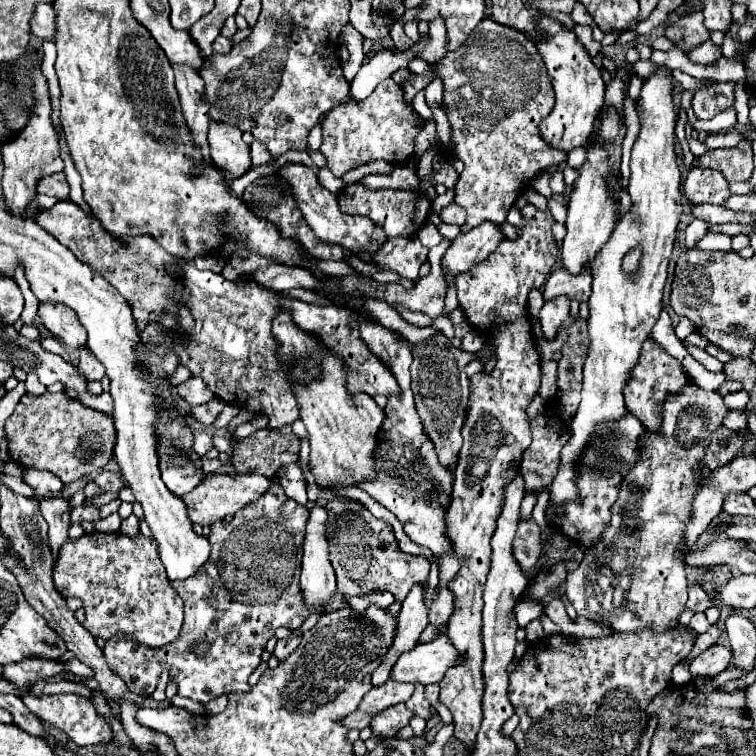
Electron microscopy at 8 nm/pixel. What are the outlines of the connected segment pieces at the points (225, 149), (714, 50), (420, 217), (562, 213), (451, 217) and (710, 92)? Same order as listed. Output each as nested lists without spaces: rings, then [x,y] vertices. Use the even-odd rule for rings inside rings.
[[[211,122],[209,126],[211,160],[219,170],[233,174],[233,178],[239,178],[253,168],[249,144],[241,140],[241,134],[243,132],[235,126],[217,122]]]
[[[707,40],[705,44],[701,44],[701,46],[697,46],[691,54],[689,54],[689,60],[693,60],[693,62],[697,62],[697,64],[713,64],[713,62],[717,62],[719,60],[719,56],[721,56],[721,46],[719,44],[713,44],[711,40]]]
[[[363,184],[345,186],[337,194],[337,200],[343,214],[369,214],[375,224],[383,226],[387,238],[415,236],[417,230],[427,222],[427,214],[431,208],[431,202],[421,190],[371,190]]]
[[[550,198],[548,199],[548,207],[556,222],[565,222],[567,217],[567,209],[562,203]]]
[[[449,204],[445,206],[441,212],[439,212],[439,218],[445,222],[445,224],[457,224],[457,226],[463,226],[465,224],[465,212],[459,204]]]
[[[717,82],[695,94],[691,102],[697,118],[709,120],[715,114],[733,106],[733,82]]]

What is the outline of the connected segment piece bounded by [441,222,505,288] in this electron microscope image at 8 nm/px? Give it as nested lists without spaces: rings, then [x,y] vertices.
[[[489,222],[473,228],[473,232],[459,234],[451,242],[451,246],[447,248],[447,252],[443,254],[443,260],[441,260],[441,268],[445,272],[447,288],[451,286],[447,274],[457,276],[461,272],[467,272],[469,268],[473,268],[475,264],[485,260],[499,246],[499,242],[503,238],[505,236],[499,232],[499,226],[489,224]]]

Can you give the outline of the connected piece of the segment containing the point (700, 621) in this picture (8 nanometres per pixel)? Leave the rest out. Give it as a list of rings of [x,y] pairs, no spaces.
[[[695,612],[693,614],[693,618],[691,618],[691,622],[689,622],[689,628],[693,630],[693,632],[697,632],[697,634],[703,634],[703,632],[707,632],[709,630],[709,622],[707,622],[707,618],[705,618],[705,614],[703,612]]]

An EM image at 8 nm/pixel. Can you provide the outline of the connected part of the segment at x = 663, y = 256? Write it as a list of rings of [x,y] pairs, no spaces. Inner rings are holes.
[[[657,72],[655,76],[651,76],[641,90],[641,100],[639,100],[639,108],[641,108],[641,132],[637,136],[637,142],[633,146],[633,154],[631,154],[631,180],[629,180],[629,196],[631,196],[631,208],[629,212],[619,220],[615,232],[611,234],[611,238],[607,240],[607,244],[597,252],[597,256],[593,258],[593,262],[589,264],[591,268],[591,276],[593,276],[593,284],[591,284],[591,296],[589,296],[589,318],[587,318],[587,326],[589,326],[589,354],[587,360],[583,364],[583,388],[581,388],[581,404],[579,410],[573,418],[571,430],[573,436],[571,440],[563,446],[563,458],[561,458],[561,466],[559,472],[551,484],[551,502],[553,504],[563,504],[563,502],[579,502],[579,494],[575,488],[575,466],[579,456],[583,454],[587,442],[591,440],[591,436],[595,434],[595,426],[599,426],[601,422],[607,420],[619,420],[627,408],[625,408],[625,400],[623,400],[623,386],[629,378],[631,368],[637,364],[637,358],[641,354],[641,344],[649,338],[651,328],[655,326],[655,322],[659,320],[661,314],[661,296],[663,296],[663,284],[667,278],[667,264],[671,258],[671,250],[675,244],[675,232],[677,232],[677,224],[681,218],[681,172],[677,168],[677,156],[673,150],[673,142],[675,142],[675,122],[677,122],[677,114],[675,114],[675,104],[673,104],[673,96],[671,96],[671,82],[673,78],[667,76],[665,72]],[[633,248],[641,248],[641,262],[637,272],[627,274],[621,268],[623,256],[633,250]]]

